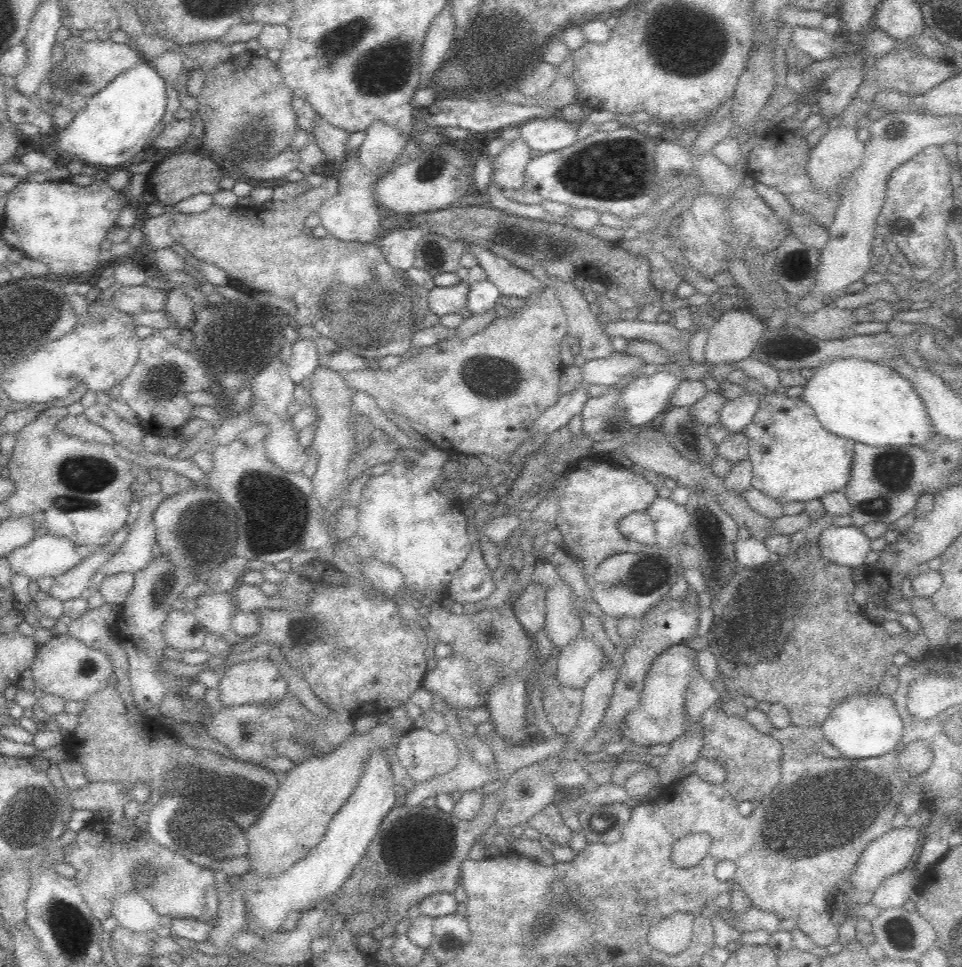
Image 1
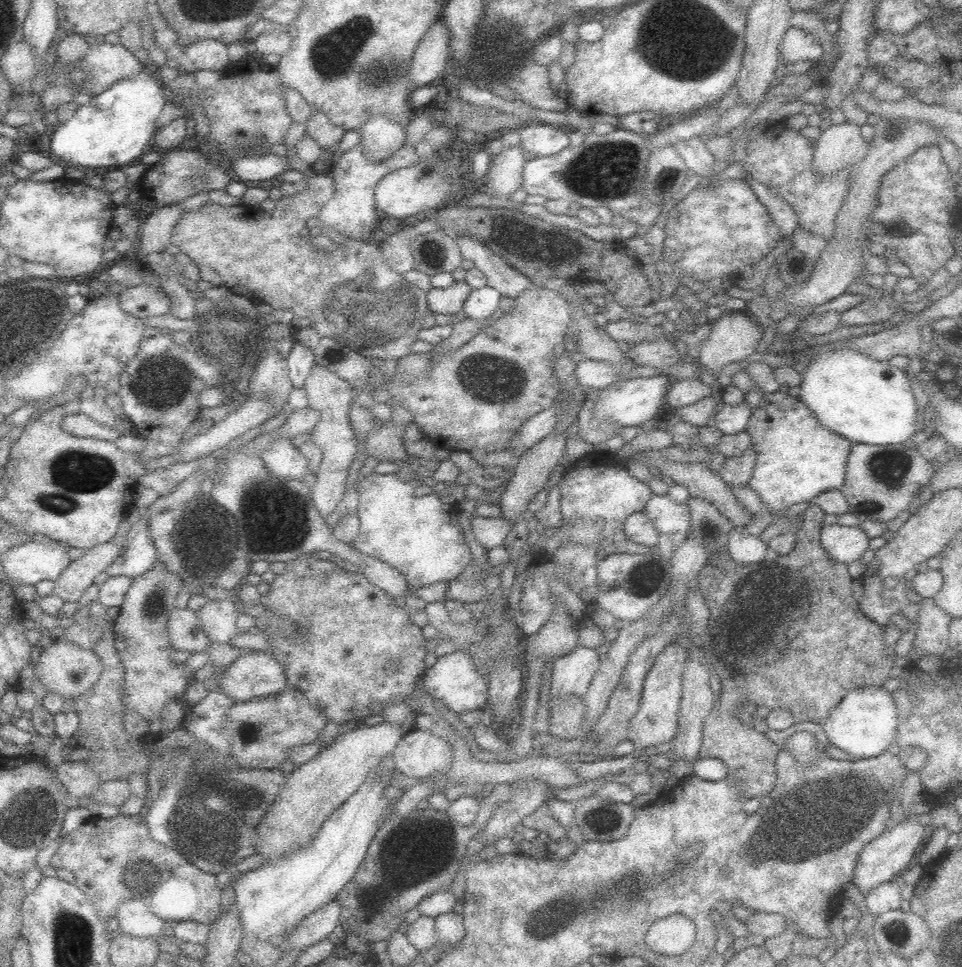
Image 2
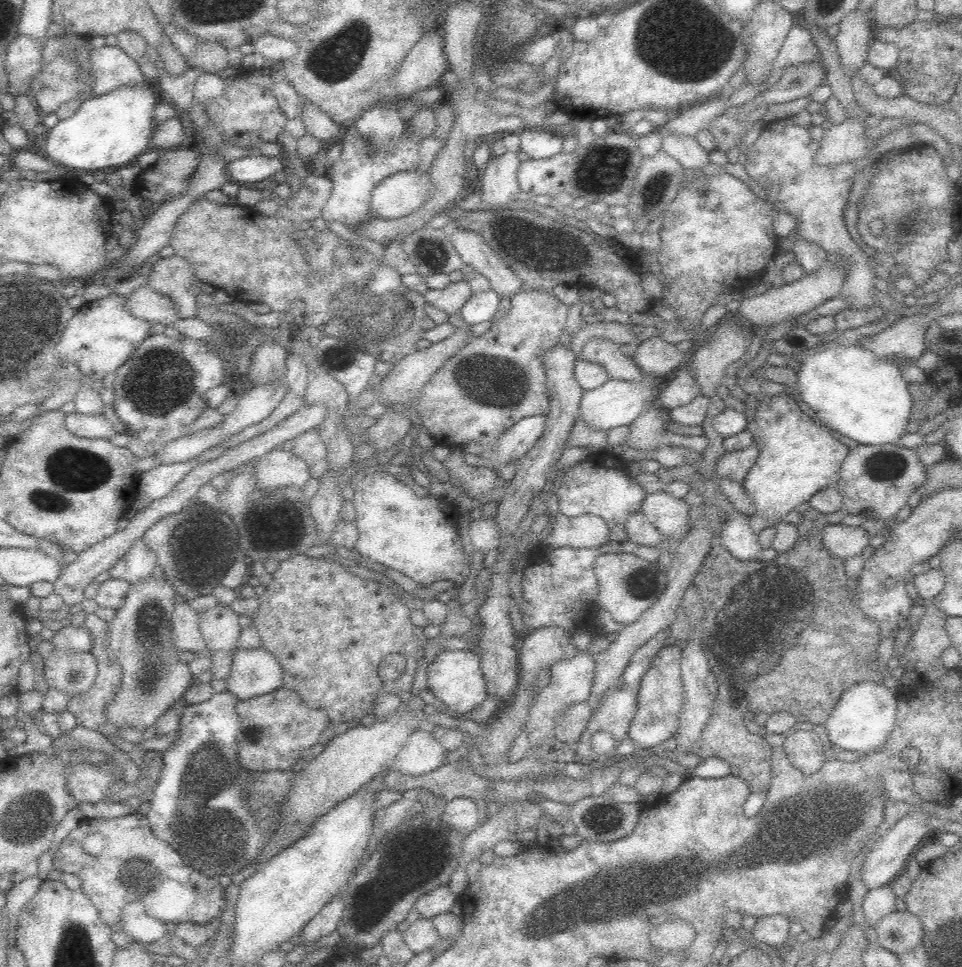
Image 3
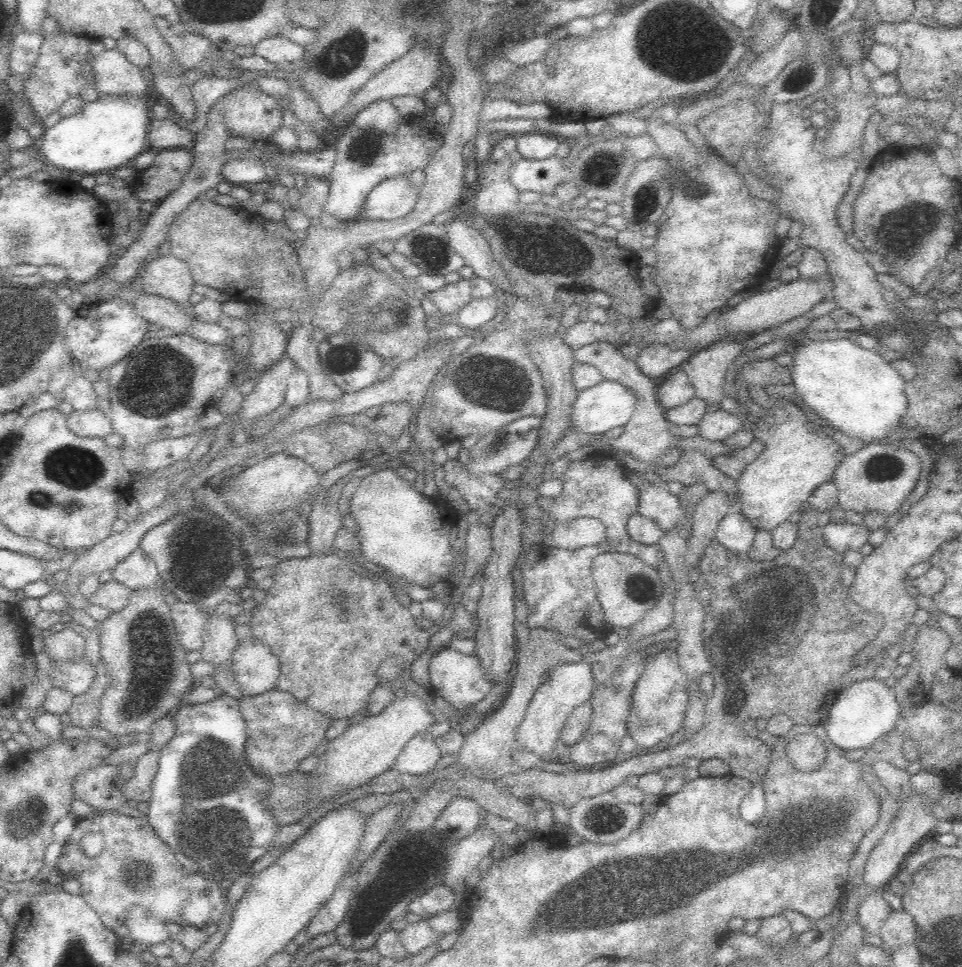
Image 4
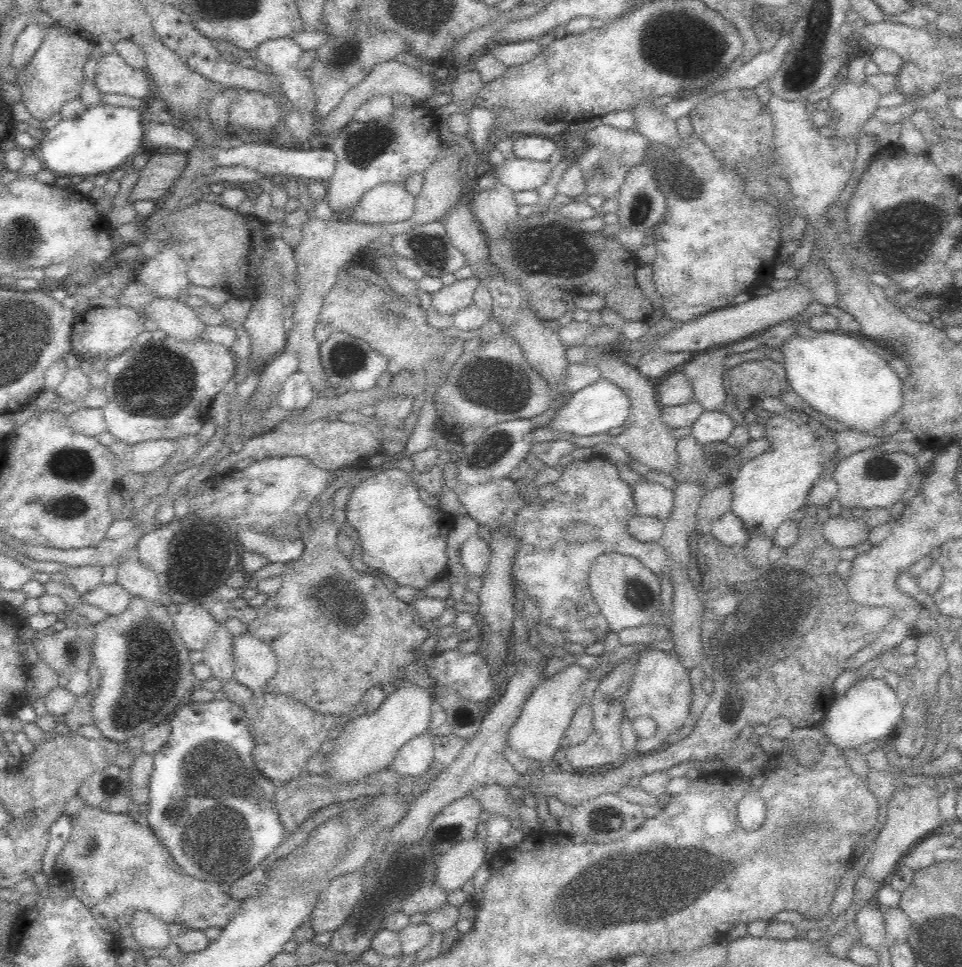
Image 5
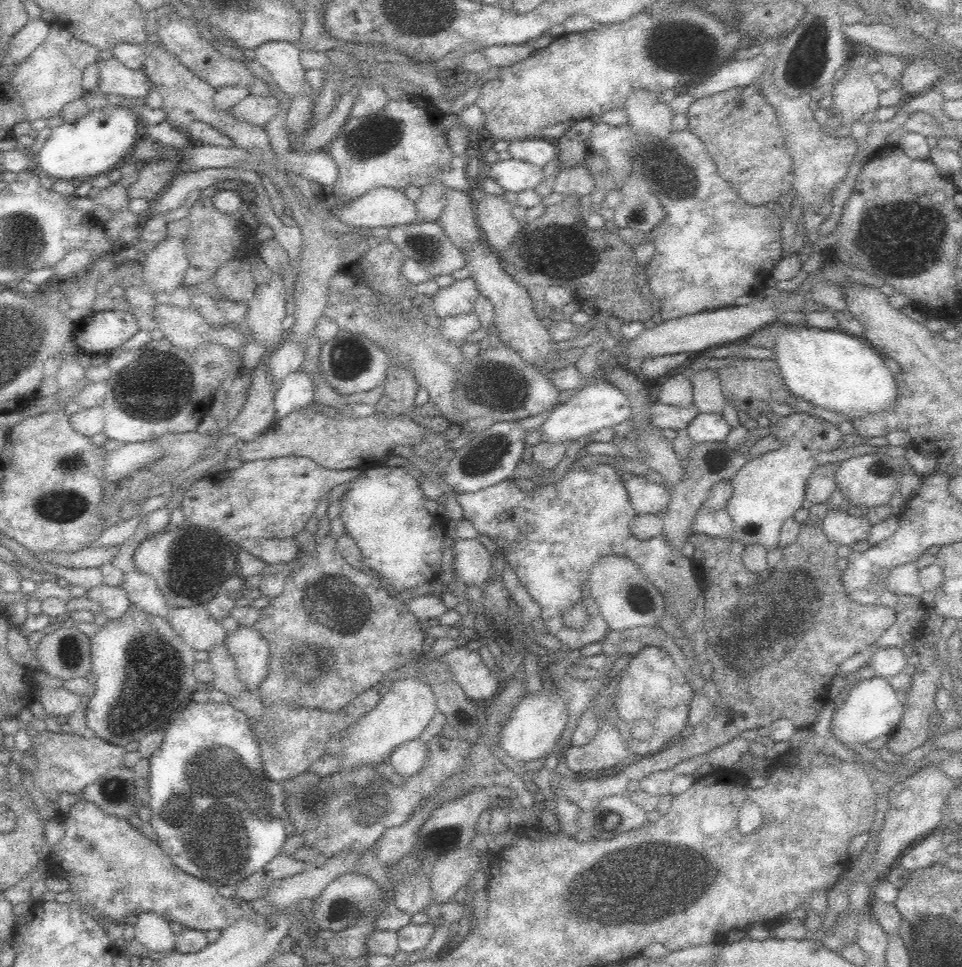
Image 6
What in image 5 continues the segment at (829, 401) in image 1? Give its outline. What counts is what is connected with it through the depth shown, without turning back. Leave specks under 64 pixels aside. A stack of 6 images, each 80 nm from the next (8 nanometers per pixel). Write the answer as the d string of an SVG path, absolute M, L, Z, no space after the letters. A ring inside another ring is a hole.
M821 332L818 335L814 333L807 337L794 334L780 346L780 352L790 391L803 398L809 407L826 414L834 424L844 422L851 429L870 432L876 426L884 424L890 416L894 416L902 406L902 379L888 361L882 359L878 353L868 350L862 340L856 337L836 332Z

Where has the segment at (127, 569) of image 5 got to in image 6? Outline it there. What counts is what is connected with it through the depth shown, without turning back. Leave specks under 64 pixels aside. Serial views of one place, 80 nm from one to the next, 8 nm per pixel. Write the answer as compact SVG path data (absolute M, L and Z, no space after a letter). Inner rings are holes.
M134 566L124 573L121 585L137 610L153 618L167 618L171 605L152 575L140 573Z

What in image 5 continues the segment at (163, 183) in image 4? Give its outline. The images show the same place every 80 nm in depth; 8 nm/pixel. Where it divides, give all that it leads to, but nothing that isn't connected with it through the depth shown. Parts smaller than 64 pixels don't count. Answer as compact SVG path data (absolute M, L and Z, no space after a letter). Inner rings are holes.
M152 154L140 170L140 176L126 198L128 204L138 200L152 200L159 204L167 190L178 180L187 162L187 154Z

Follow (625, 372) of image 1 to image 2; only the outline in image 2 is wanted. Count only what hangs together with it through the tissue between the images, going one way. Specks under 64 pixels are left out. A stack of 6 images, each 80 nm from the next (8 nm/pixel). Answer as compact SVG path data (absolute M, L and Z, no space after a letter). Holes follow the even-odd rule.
M584 359L577 363L574 377L577 384L584 388L602 390L610 384L614 385L614 382L618 379L618 371L616 371L616 367L612 367L606 361Z

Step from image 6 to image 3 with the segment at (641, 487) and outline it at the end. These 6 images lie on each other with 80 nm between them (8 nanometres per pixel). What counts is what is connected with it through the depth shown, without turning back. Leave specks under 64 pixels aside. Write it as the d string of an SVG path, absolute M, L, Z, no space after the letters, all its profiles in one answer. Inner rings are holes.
M661 488L656 493L647 494L640 511L652 522L654 527L662 534L662 550L657 564L664 567L667 572L672 565L669 552L664 550L664 542L668 540L681 539L690 530L689 513L691 508L688 507L683 498L674 498L665 488Z

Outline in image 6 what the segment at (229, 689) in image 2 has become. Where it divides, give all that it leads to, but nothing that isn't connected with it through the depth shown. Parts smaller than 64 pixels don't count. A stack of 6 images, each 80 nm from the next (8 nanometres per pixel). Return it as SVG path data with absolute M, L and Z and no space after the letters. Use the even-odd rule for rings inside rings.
M238 627L236 631L228 632L224 643L236 663L238 678L245 686L256 691L268 674L268 656L270 656L268 641L253 627Z

